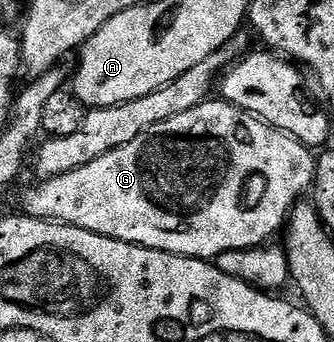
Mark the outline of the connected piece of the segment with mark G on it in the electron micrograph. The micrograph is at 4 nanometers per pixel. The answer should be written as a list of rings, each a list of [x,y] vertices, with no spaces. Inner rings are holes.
[[[209,99],[190,111],[182,111],[182,115],[174,115],[174,119],[166,119],[138,135],[130,143],[126,143],[117,149],[106,151],[98,159],[86,163],[86,167],[78,167],[69,173],[63,173],[57,177],[50,177],[39,182],[40,186],[32,185],[20,193],[20,205],[23,216],[43,217],[46,221],[55,221],[61,225],[73,225],[79,229],[85,229],[91,233],[97,233],[103,237],[113,237],[119,241],[125,241],[131,245],[141,245],[147,249],[157,249],[163,253],[173,253],[179,257],[199,257],[201,259],[215,259],[221,257],[226,251],[238,251],[239,249],[255,249],[263,246],[276,232],[285,228],[286,222],[295,205],[305,196],[304,193],[313,188],[316,180],[316,157],[309,146],[304,145],[298,139],[294,139],[288,133],[283,133],[273,125],[266,124],[259,117],[242,111],[237,105],[231,105],[223,99]],[[252,175],[264,175],[266,177],[266,197],[264,203],[253,209],[248,209],[241,204],[243,187]]]

